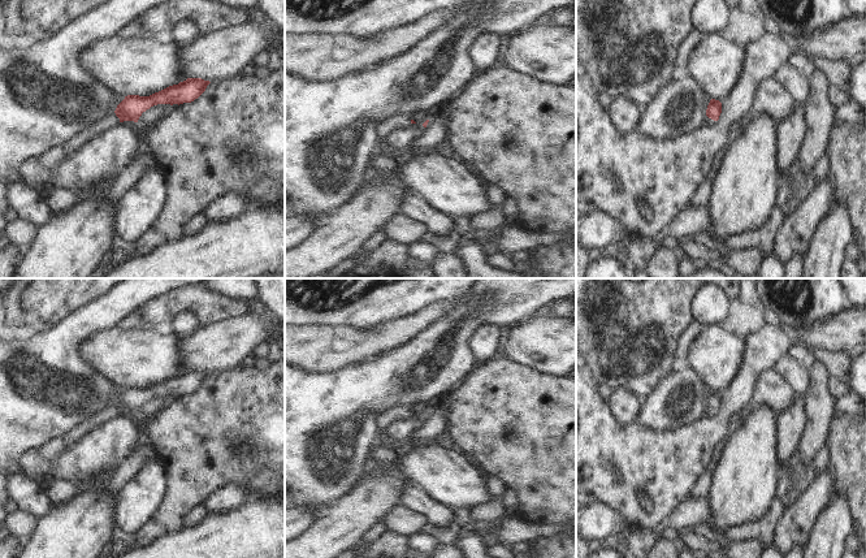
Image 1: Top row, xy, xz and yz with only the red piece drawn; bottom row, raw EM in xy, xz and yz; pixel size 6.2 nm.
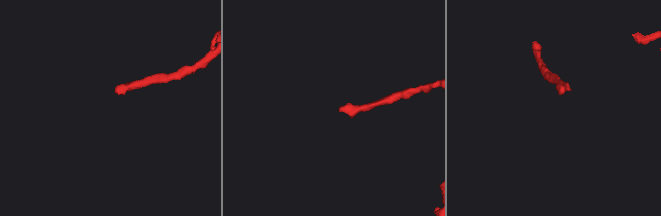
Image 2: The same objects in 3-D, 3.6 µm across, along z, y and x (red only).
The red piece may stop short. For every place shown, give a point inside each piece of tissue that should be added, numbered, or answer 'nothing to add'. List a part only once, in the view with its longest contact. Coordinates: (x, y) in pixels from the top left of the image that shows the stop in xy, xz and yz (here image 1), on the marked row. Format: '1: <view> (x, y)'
1: xy (53, 155).

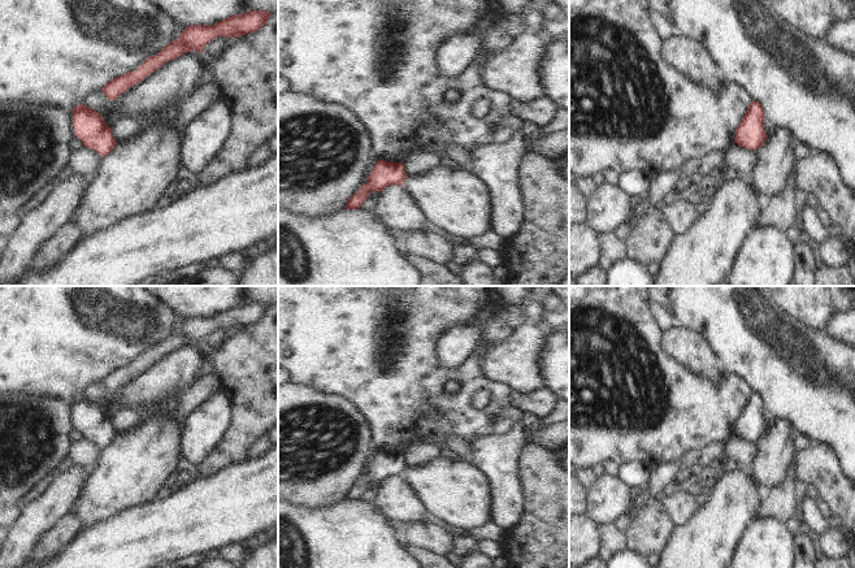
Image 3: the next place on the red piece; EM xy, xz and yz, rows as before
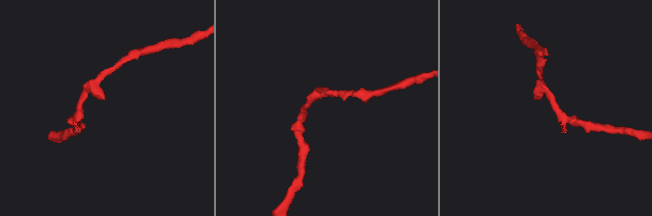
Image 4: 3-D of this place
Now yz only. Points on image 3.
nothing to add.

